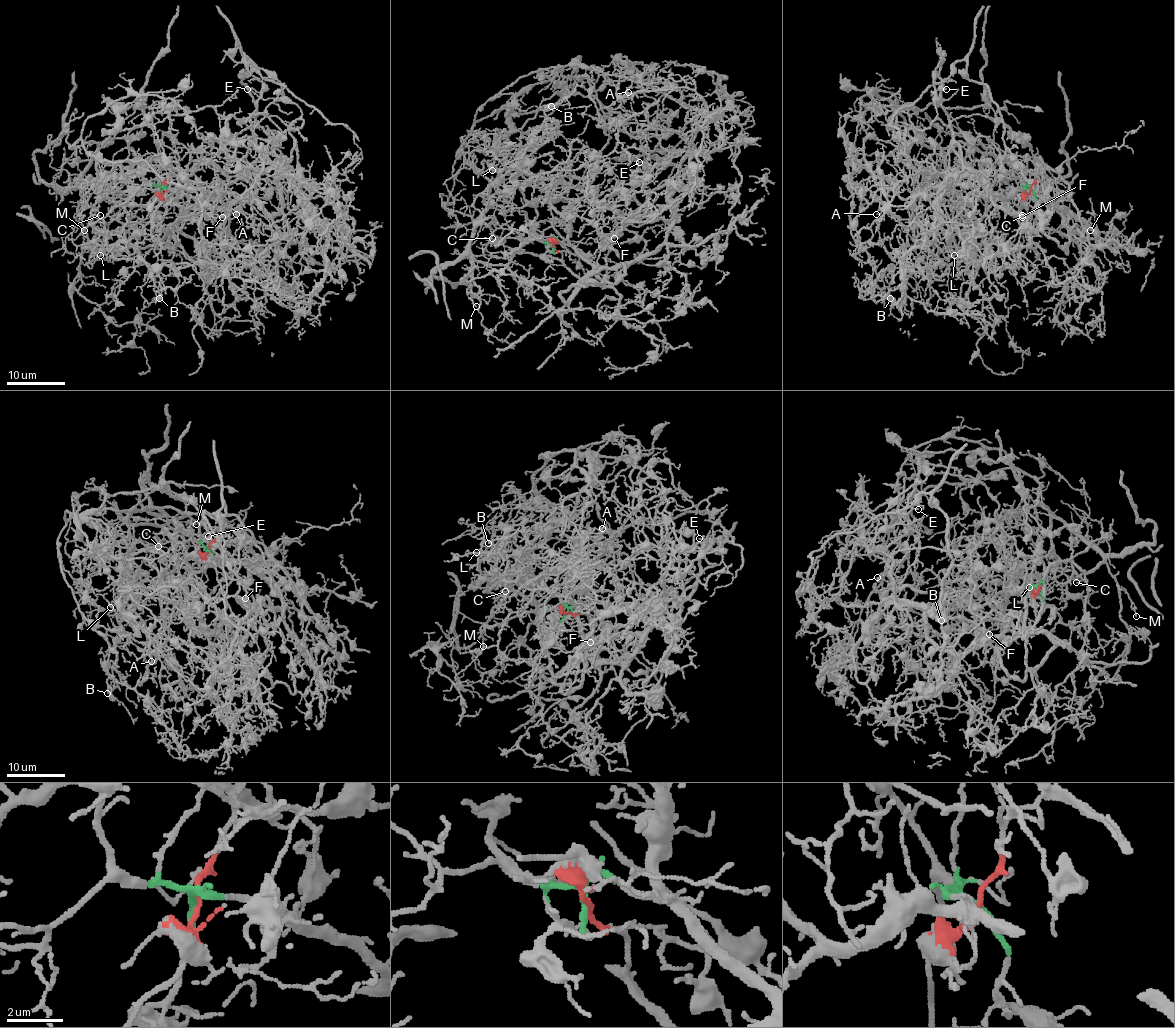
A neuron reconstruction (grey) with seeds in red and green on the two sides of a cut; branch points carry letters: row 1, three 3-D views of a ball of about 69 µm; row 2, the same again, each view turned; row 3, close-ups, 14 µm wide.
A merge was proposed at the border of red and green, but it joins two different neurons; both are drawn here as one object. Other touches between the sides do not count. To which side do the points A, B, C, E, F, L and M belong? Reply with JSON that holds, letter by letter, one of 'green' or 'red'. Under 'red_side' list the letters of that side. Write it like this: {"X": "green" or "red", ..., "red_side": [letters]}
{"A": "green", "B": "red", "C": "green", "E": "green", "F": "green", "L": "red", "M": "red", "red_side": ["B", "L", "M"]}

